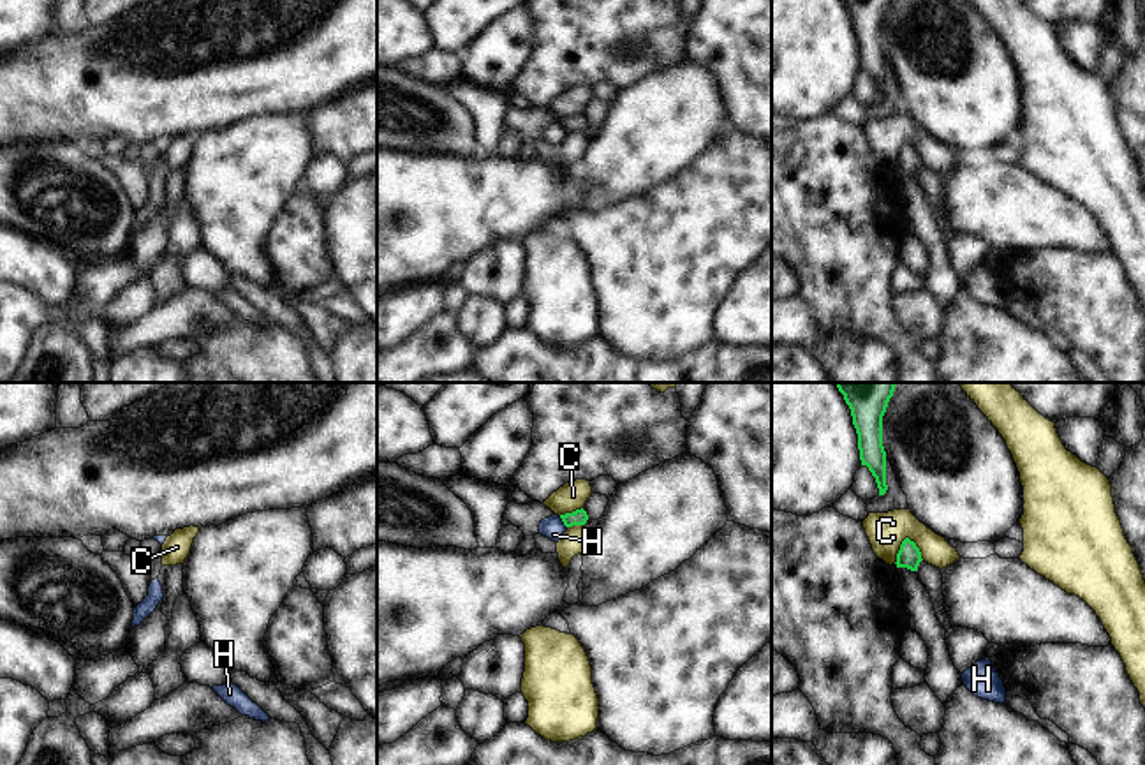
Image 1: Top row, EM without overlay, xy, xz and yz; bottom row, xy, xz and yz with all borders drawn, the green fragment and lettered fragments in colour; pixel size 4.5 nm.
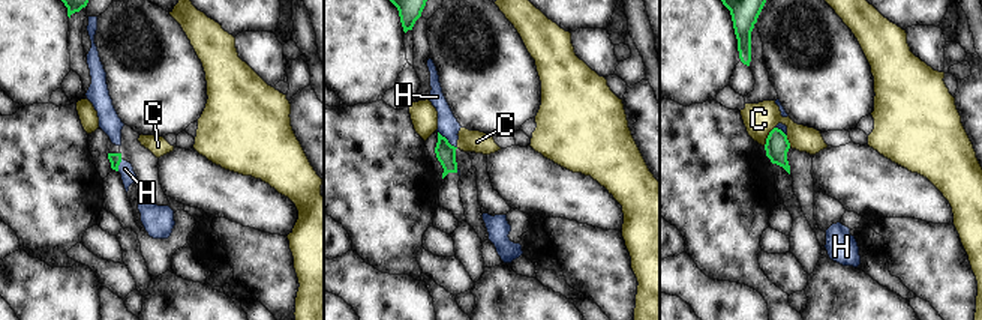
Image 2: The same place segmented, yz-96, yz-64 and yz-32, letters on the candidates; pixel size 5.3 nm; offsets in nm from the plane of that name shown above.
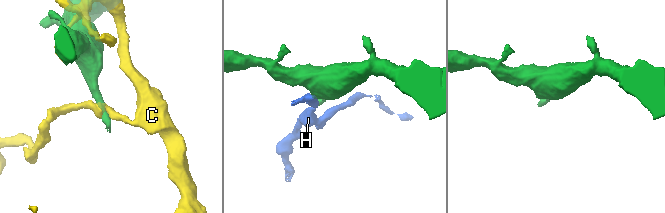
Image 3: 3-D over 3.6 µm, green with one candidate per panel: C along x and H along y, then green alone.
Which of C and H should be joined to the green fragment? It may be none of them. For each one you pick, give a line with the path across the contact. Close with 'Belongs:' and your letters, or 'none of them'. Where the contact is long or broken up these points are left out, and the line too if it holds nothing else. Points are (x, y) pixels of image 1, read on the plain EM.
Belongs: none of them

